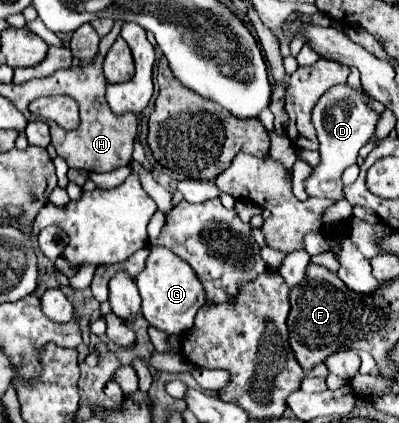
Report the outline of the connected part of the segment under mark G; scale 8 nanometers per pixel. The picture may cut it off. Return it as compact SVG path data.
M150 248L146 268L138 274L136 282L142 296L142 314L150 326L174 336L190 332L196 312L206 304L206 292L186 260L182 260L168 248Z

